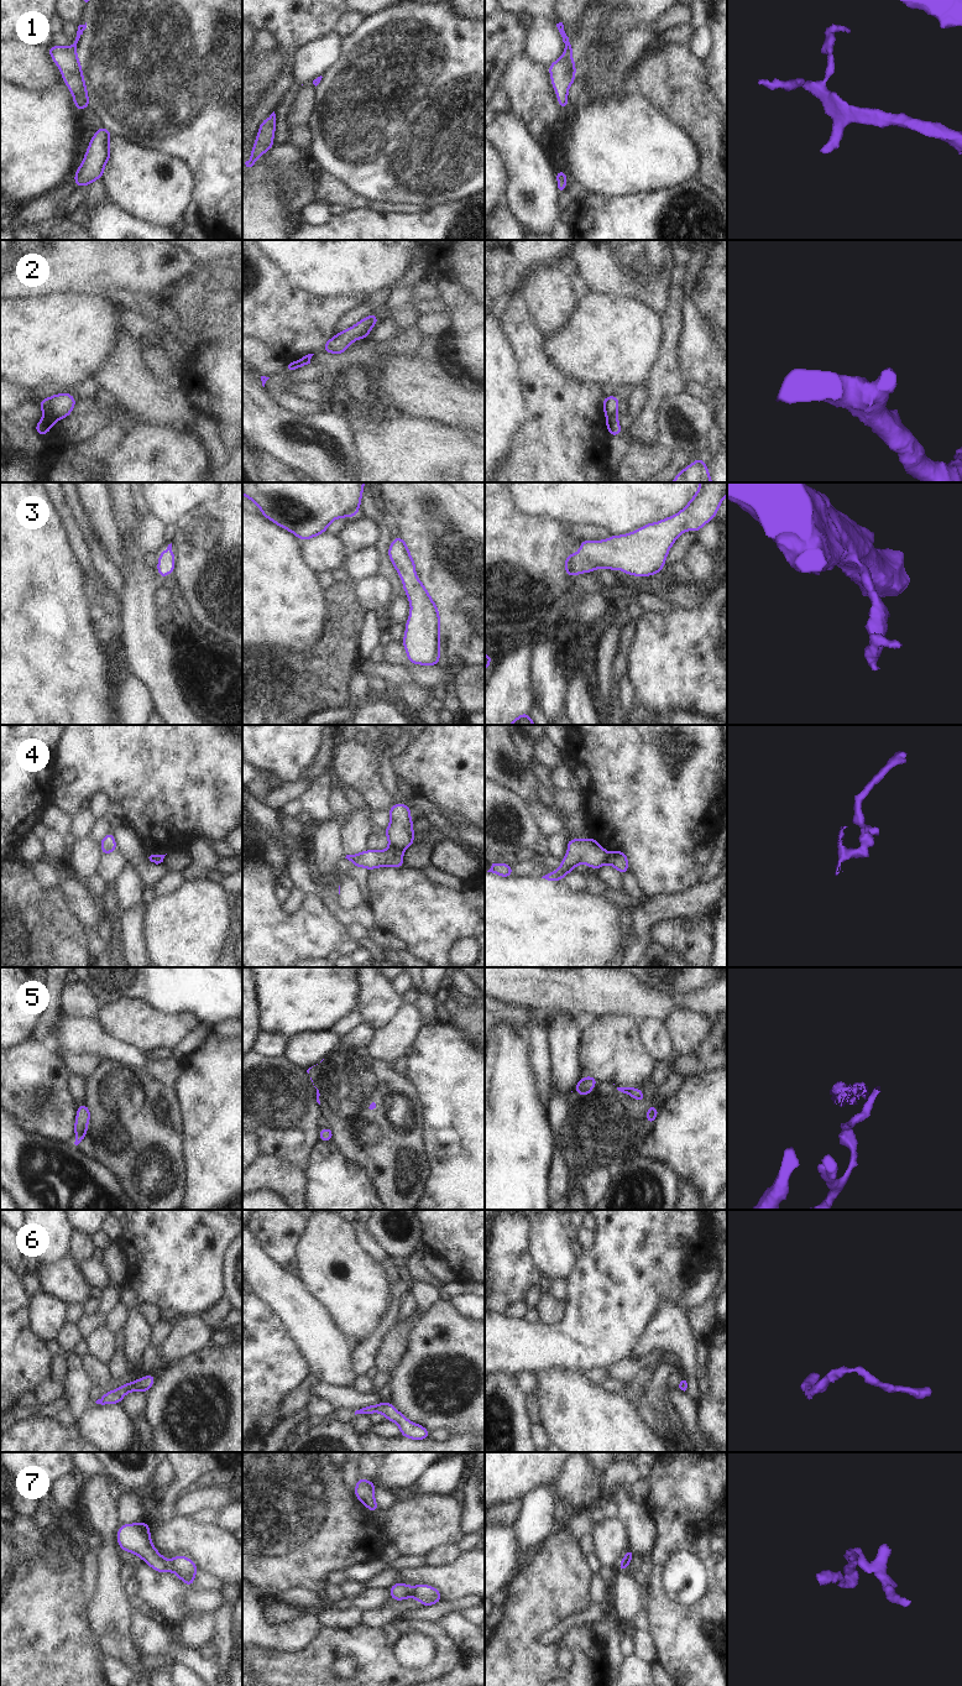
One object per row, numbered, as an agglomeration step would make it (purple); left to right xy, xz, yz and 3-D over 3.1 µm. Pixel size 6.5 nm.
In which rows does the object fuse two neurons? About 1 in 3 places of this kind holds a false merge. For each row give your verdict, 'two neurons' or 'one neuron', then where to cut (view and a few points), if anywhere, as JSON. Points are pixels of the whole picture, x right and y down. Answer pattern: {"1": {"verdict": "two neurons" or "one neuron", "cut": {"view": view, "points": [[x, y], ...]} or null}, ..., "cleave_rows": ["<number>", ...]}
{"1": {"verdict": "one neuron", "cut": null}, "2": {"verdict": "two neurons", "cut": {"view": "xy", "points": [[45, 415], [50, 415], [56, 421]]}}, "3": {"verdict": "one neuron", "cut": null}, "4": {"verdict": "two neurons", "cut": {"view": "xz", "points": [[391, 845], [402, 850]]}}, "5": {"verdict": "two neurons", "cut": {"view": "xz", "points": [[328, 1128], [332, 1136]]}}, "6": {"verdict": "one neuron", "cut": null}, "7": {"verdict": "two neurons", "cut": {"view": "xy", "points": [[167, 1561], [170, 1570]]}}, "cleave_rows": ["2", "4", "5", "7"]}

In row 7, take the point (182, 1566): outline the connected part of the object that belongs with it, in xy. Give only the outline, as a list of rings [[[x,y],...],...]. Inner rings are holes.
[[[179,1555],[168,1561],[169,1571],[174,1572],[188,1587],[194,1585],[197,1565],[188,1557]]]

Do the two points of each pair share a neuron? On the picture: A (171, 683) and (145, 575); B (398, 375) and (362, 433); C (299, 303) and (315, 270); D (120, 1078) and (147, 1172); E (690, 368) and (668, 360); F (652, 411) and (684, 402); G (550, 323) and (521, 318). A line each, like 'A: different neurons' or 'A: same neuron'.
A: same neuron
B: different neurons
C: different neurons
D: same neuron
E: different neurons
F: different neurons
G: different neurons

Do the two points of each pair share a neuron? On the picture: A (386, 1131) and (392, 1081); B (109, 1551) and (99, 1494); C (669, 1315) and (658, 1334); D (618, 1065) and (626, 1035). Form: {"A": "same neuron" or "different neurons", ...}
{"A": "same neuron", "B": "same neuron", "C": "same neuron", "D": "same neuron"}

